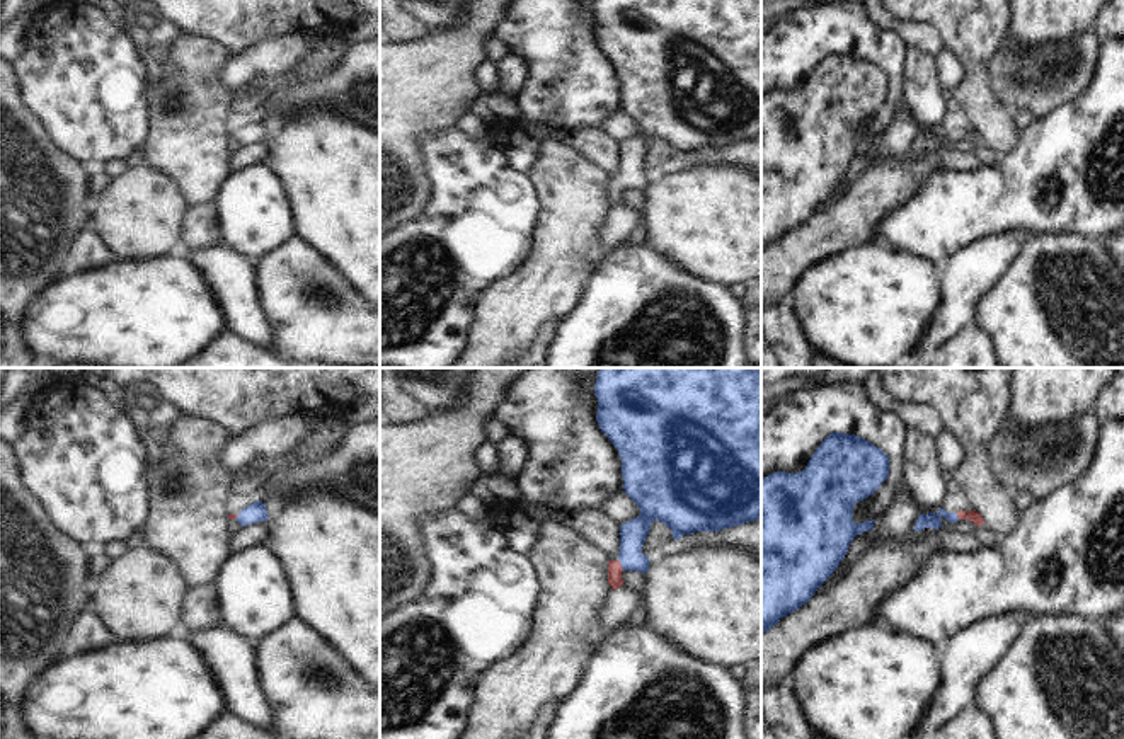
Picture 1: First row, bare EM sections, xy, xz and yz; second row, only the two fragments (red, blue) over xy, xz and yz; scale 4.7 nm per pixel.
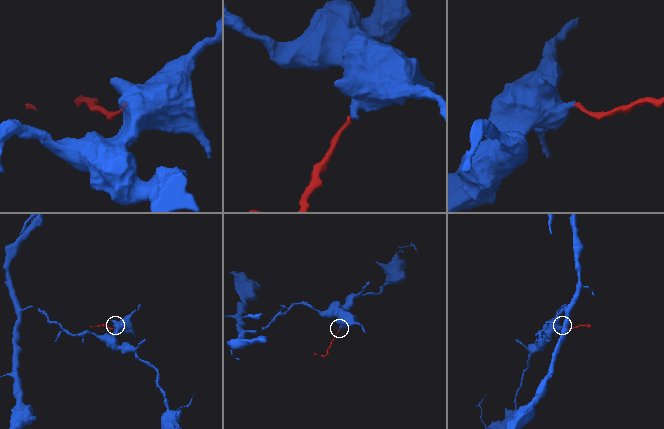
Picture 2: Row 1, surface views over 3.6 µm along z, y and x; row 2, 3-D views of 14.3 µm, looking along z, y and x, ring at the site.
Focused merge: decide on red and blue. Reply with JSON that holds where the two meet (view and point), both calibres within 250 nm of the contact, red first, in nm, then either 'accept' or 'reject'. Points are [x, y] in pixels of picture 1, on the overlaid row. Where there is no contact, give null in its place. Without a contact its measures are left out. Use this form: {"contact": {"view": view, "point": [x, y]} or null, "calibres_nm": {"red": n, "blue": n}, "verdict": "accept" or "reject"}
{"contact": {"view": "xz", "point": [620, 564]}, "calibres_nm": {"red": 70, "blue": 130}, "verdict": "accept"}

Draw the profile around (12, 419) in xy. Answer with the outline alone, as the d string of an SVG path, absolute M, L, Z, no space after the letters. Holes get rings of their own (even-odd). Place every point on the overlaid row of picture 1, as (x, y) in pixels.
M17 393L0 414L0 434L7 441L17 441L26 429L26 409L32 402L27 393Z

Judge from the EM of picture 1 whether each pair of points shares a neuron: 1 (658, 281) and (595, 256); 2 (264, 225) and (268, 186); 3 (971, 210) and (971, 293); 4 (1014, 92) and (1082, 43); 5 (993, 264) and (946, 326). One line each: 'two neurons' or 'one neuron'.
1: two neurons
2: one neuron
3: two neurons
4: one neuron
5: one neuron

